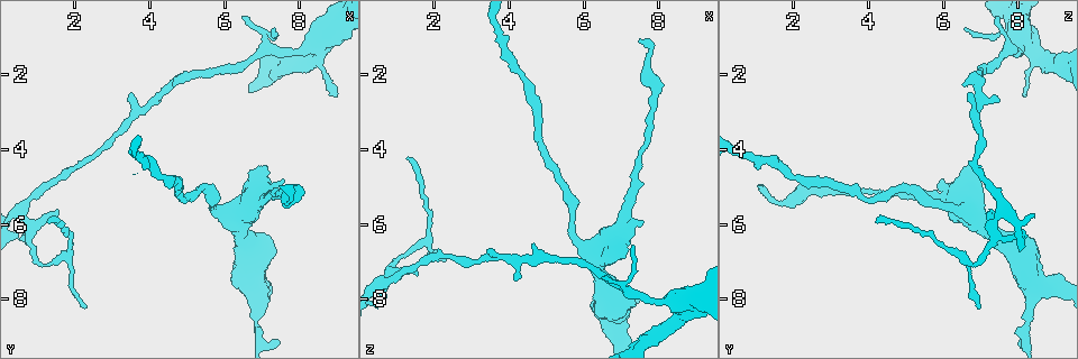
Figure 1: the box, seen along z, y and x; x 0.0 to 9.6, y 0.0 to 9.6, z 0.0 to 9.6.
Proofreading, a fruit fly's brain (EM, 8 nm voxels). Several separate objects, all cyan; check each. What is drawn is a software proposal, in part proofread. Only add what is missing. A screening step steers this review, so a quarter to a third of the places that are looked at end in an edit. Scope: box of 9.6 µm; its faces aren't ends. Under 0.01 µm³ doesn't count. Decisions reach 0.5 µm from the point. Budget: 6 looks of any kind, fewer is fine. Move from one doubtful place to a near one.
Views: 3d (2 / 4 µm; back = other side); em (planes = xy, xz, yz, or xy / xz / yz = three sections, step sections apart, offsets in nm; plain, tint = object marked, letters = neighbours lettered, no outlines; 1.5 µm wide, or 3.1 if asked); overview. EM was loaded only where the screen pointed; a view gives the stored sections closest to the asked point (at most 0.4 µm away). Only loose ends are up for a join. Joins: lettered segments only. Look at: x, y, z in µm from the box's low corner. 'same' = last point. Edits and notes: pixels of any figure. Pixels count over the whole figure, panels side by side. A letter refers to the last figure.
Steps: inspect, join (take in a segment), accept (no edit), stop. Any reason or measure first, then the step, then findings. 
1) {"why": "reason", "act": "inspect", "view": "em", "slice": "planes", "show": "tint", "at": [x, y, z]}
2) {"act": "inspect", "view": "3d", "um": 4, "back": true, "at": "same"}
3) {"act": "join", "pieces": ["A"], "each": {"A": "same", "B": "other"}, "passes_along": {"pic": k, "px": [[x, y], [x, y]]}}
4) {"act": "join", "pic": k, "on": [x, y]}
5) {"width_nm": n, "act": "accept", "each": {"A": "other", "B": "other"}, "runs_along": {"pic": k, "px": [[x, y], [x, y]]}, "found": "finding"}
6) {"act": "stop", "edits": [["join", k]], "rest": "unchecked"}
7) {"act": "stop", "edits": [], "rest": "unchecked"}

{"why": "tapers out", "act": "inspect", "view": "3d", "um": 2, "at": [8.95, 2.65, 8.10]}

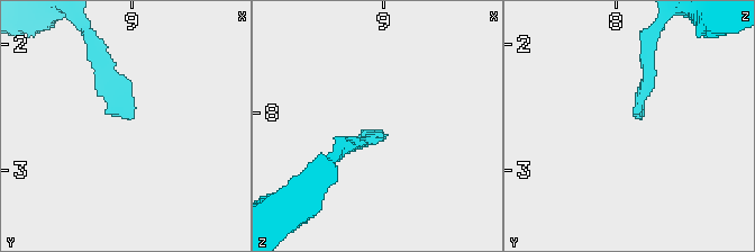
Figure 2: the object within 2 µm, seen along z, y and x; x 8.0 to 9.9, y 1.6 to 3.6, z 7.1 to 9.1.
{"act": "inspect", "view": "em", "slice": "planes", "show": "letters", "at": [9.02, 2.58, 8.14]}

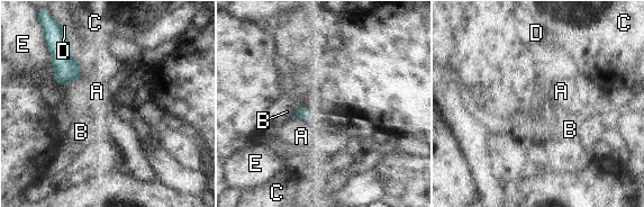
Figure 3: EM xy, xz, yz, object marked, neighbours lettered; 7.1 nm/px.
{"width_nm": 80, "act": "accept", "each": {"A": "other", "B": "other", "C": "other", "D": "other", "E": "other"}, "border": {"pic": 3, "px": [[69, 39], [82, 72], [57, 86]]}, "found": "none of them fits"}

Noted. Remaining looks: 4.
{"why": "thick end", "act": "inspect", "view": "em", "slice": "planes", "show": "letters", "at": [7.65, 4.90, 5.95]}

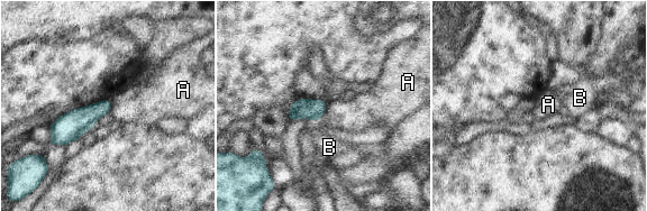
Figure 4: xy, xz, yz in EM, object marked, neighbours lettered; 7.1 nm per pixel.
{"act": "accept", "each": {"A": "other", "B": "other"}, "border": {"pic": 4, "px": [[327, 104], [319, 119]]}, "found": "no lettered segment goes on from it"}

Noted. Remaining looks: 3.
{"why": "an open end", "act": "inspect", "view": "3d", "um": 4, "at": [3.45, 2.50, 6.75]}

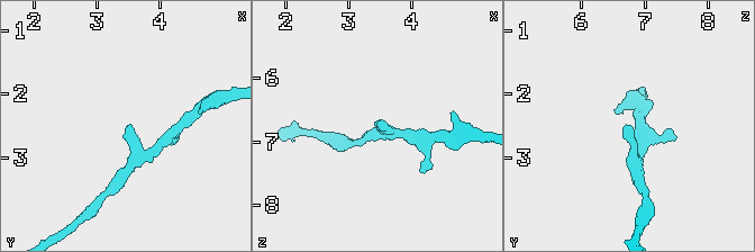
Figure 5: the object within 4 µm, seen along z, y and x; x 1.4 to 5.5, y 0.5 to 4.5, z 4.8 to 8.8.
{"act": "inspect", "view": "em", "slice": "planes", "show": "tint", "at": [3.45, 2.45, 6.75]}

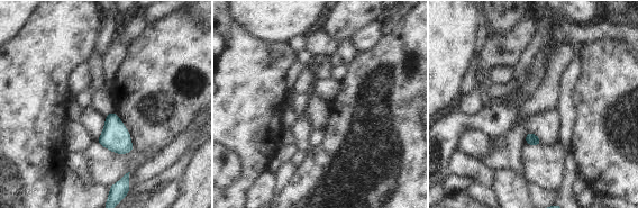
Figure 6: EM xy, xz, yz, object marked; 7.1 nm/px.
{"act": "inspect", "view": "em", "slice": "planes", "show": "letters", "at": "same"}

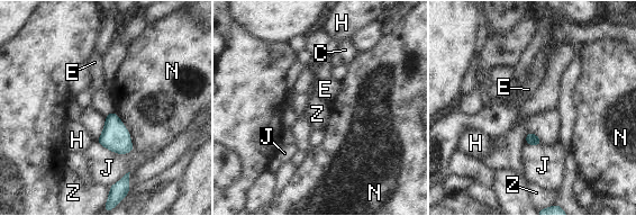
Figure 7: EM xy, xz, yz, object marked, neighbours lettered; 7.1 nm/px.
{"act": "accept", "each": {"C": "other", "E": "other", "H": "other", "J": "other", "N": "other", "Z": "other"}, "border": {"pic": 7, "px": [[525, 133], [526, 143]]}, "found": "no lettered segment goes on from it"}

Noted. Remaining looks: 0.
{"act": "stop", "edits": [], "rest": "unchecked"}

